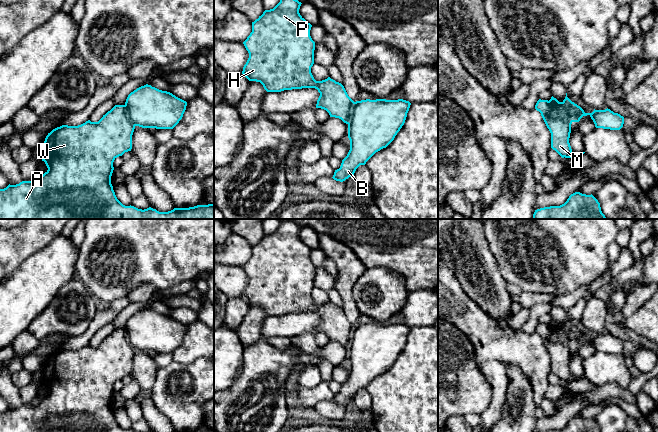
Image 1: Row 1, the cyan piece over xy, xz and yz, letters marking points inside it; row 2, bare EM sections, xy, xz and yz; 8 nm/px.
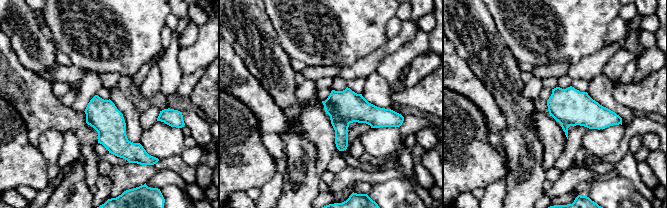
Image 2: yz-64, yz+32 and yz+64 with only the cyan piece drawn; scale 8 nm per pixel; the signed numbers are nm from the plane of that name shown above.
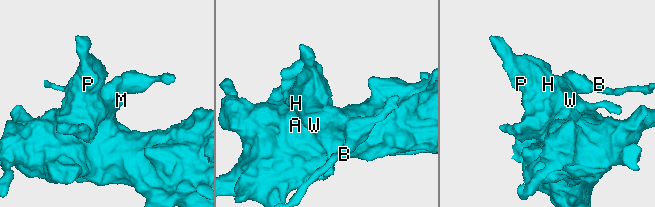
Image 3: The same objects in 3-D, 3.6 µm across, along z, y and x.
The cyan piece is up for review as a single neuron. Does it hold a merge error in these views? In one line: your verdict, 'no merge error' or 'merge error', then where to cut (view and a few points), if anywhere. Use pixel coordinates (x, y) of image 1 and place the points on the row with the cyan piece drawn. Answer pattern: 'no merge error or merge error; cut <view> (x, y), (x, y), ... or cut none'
merge error; cut yz (549, 100), (553, 107), (571, 122)

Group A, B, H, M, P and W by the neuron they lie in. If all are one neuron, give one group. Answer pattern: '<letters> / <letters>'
A H M P W / B

